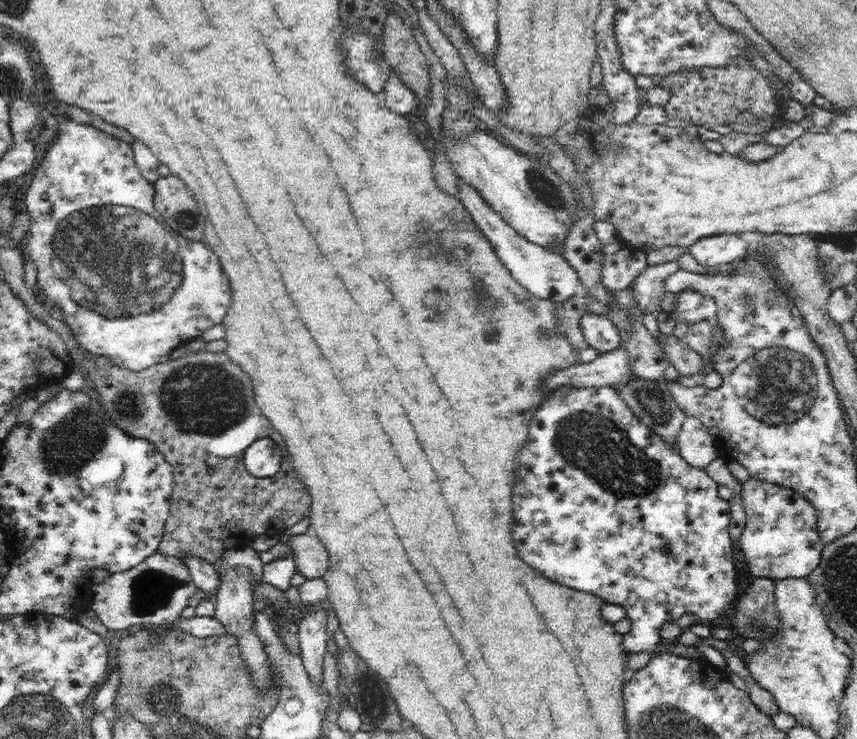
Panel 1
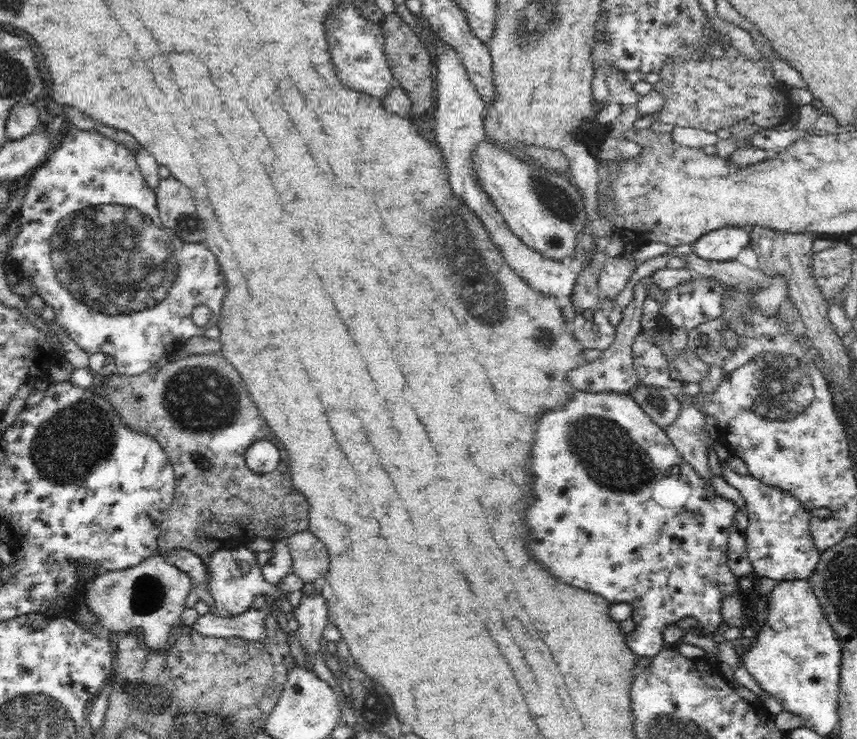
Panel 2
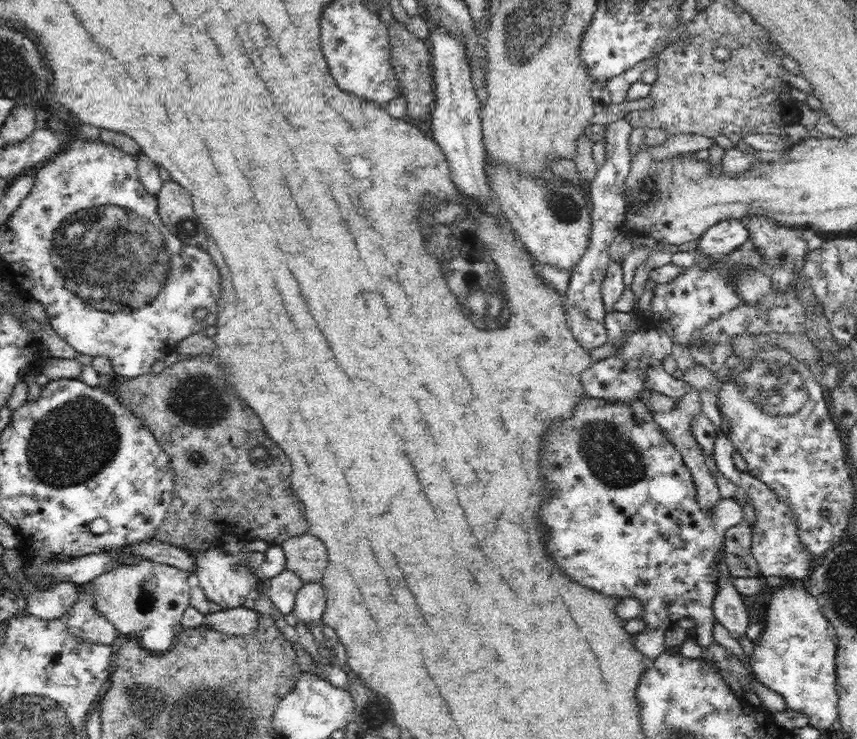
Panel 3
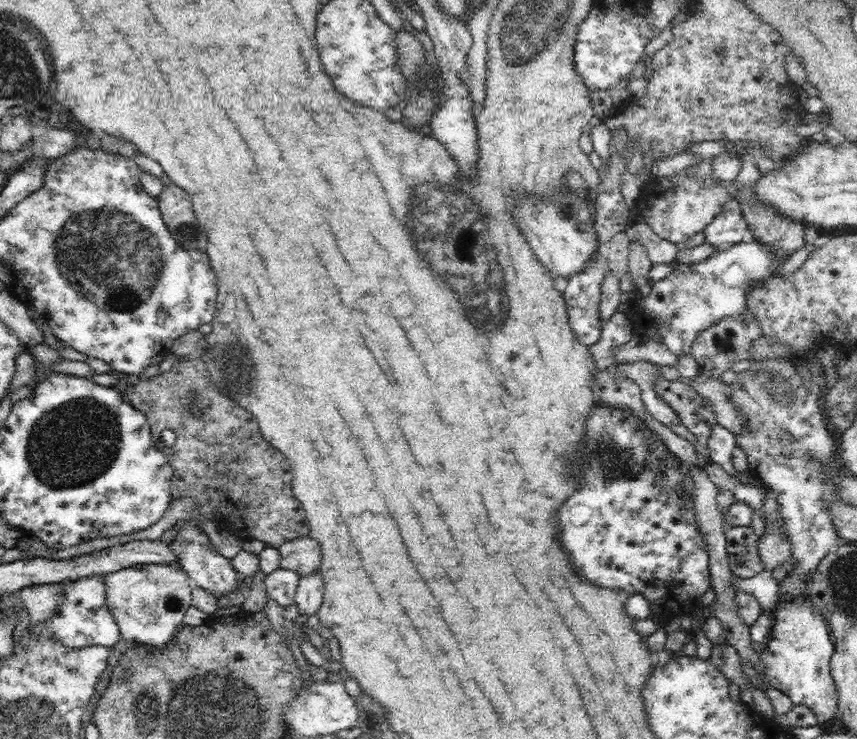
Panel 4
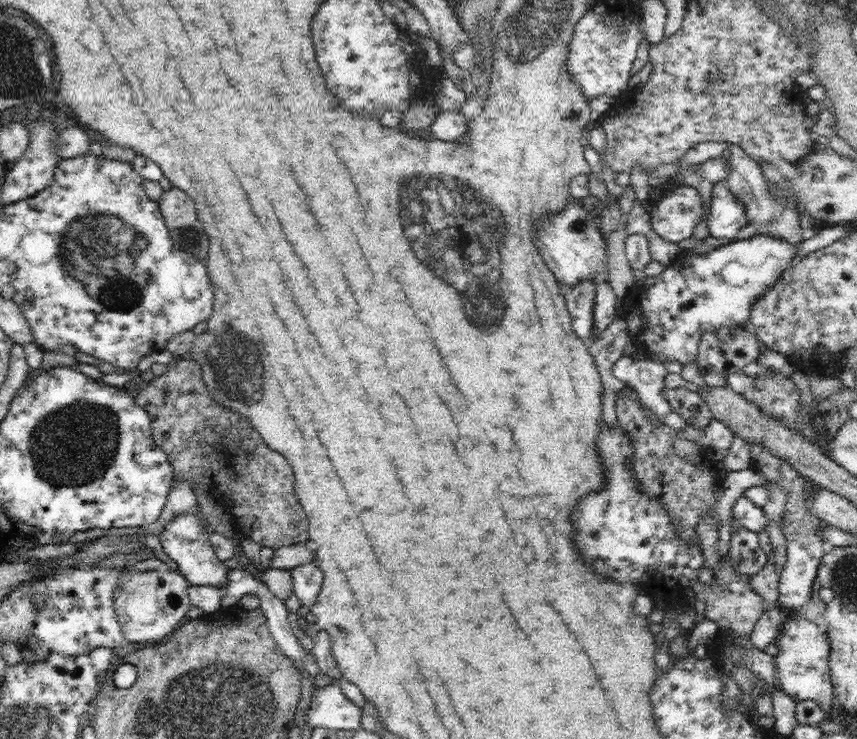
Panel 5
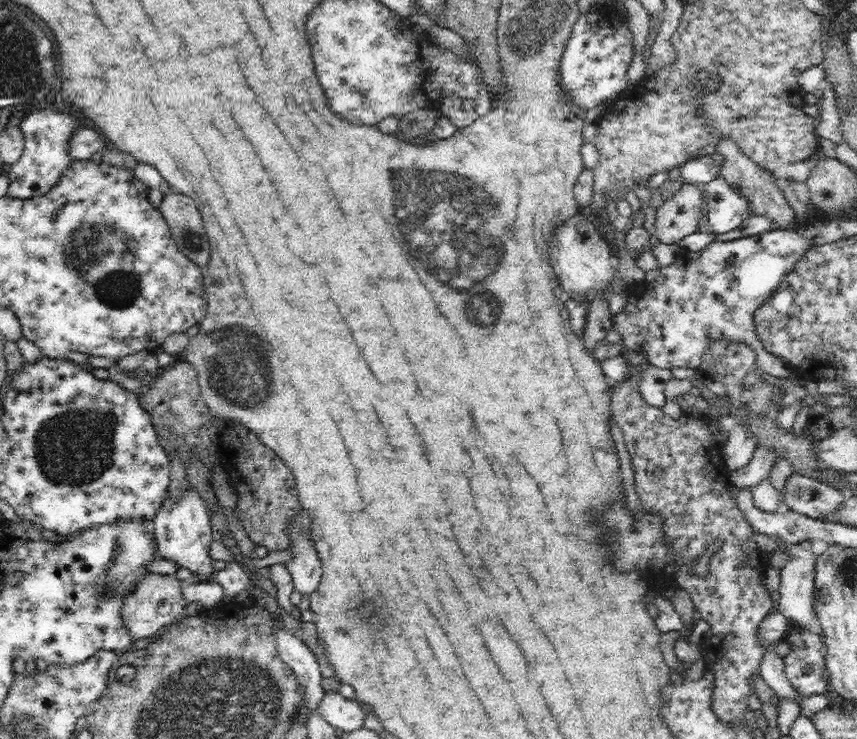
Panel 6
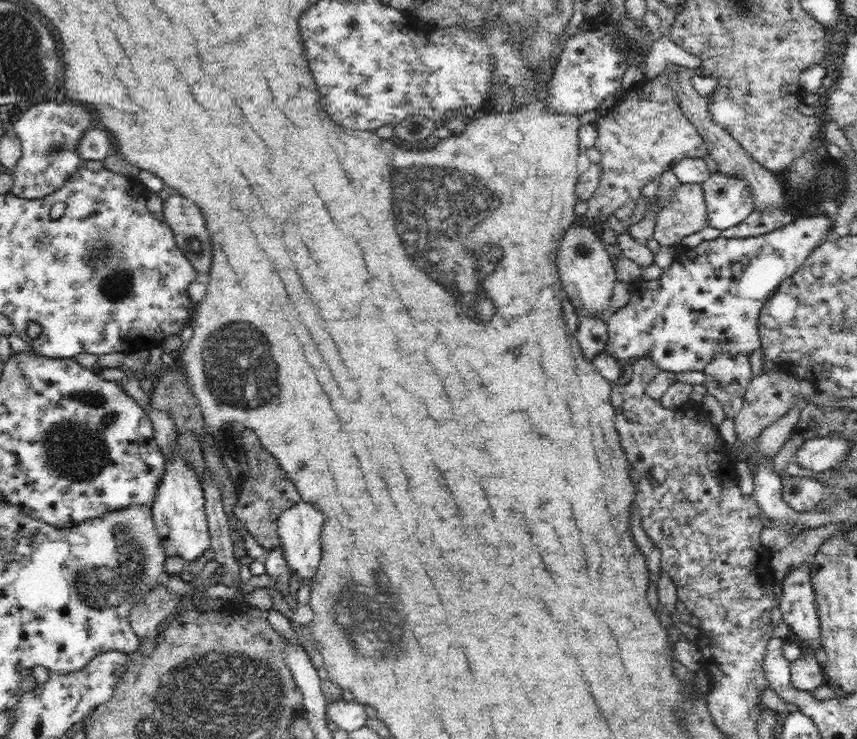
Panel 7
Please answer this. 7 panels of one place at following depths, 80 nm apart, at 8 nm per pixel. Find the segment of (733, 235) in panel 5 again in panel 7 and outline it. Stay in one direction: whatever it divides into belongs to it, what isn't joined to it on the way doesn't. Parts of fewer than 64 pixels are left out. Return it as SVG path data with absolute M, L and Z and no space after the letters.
M721 172L701 184L709 226L723 230L739 225L752 214L752 195L742 181L726 178Z

